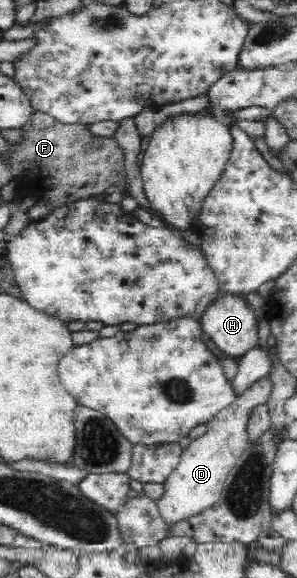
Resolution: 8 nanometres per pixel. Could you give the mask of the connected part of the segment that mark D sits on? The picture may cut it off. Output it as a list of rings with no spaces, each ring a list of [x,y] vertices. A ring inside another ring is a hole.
[[[268,375],[254,381],[241,396],[210,419],[208,432],[204,436],[192,441],[188,449],[184,449],[176,469],[162,484],[165,488],[162,498],[154,500],[166,526],[202,513],[221,498],[230,470],[249,447],[247,426],[250,417],[254,409],[267,403],[272,388],[273,381]]]

